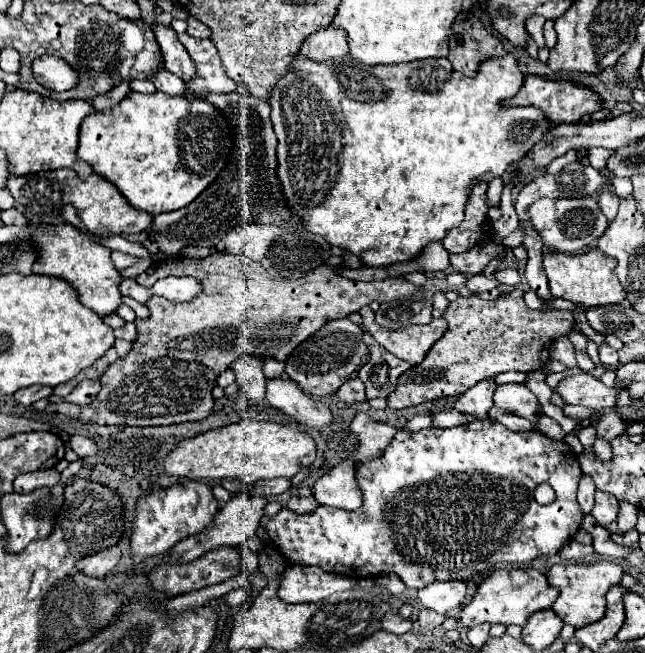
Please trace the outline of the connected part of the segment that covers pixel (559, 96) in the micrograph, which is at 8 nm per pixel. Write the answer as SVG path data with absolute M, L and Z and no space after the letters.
M526 76L520 92L516 96L512 96L512 100L504 100L504 104L512 104L512 106L536 106L544 112L544 116L548 118L548 122L552 124L562 124L562 122L580 122L580 118L584 114L594 114L596 110L602 108L600 98L596 92L588 90L588 88L580 88L576 84L570 84L566 80L546 80L540 76Z

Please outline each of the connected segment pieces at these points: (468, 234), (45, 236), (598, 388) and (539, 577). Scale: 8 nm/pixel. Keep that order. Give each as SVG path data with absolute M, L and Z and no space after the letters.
M478 180L472 188L470 200L464 208L464 220L460 226L452 228L448 236L442 240L444 248L454 254L454 252L466 252L474 248L480 240L488 238L486 224L488 224L488 198L486 198L488 182Z
M40 224L38 230L32 234L32 242L36 244L36 248L40 248L40 256L36 258L32 272L68 280L78 290L80 302L92 308L100 316L106 316L118 310L120 298L122 298L118 286L122 276L110 260L110 248L104 248L92 242L86 234L82 234L72 224L56 224L56 226Z
M574 374L574 376L564 378L558 384L556 392L568 404L580 404L580 406L588 406L602 412L604 408L616 406L616 398L622 388L628 388L628 384L616 380L614 386L606 386L590 374Z
M512 568L512 570L496 570L492 572L474 592L474 598L470 604L466 604L460 610L460 622L468 628L490 622L490 624L516 624L526 626L528 618L544 608L550 608L556 600L558 592L552 588L546 580L546 576L540 570L534 568Z

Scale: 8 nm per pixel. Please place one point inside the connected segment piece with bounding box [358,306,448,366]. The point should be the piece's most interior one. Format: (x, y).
(411, 343)

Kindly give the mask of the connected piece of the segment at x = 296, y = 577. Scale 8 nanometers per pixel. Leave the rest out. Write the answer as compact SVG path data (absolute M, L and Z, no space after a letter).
M288 566L284 570L284 578L278 586L278 596L288 604L298 602L318 602L328 598L334 592L346 590L354 584L348 576L332 574L316 566Z

